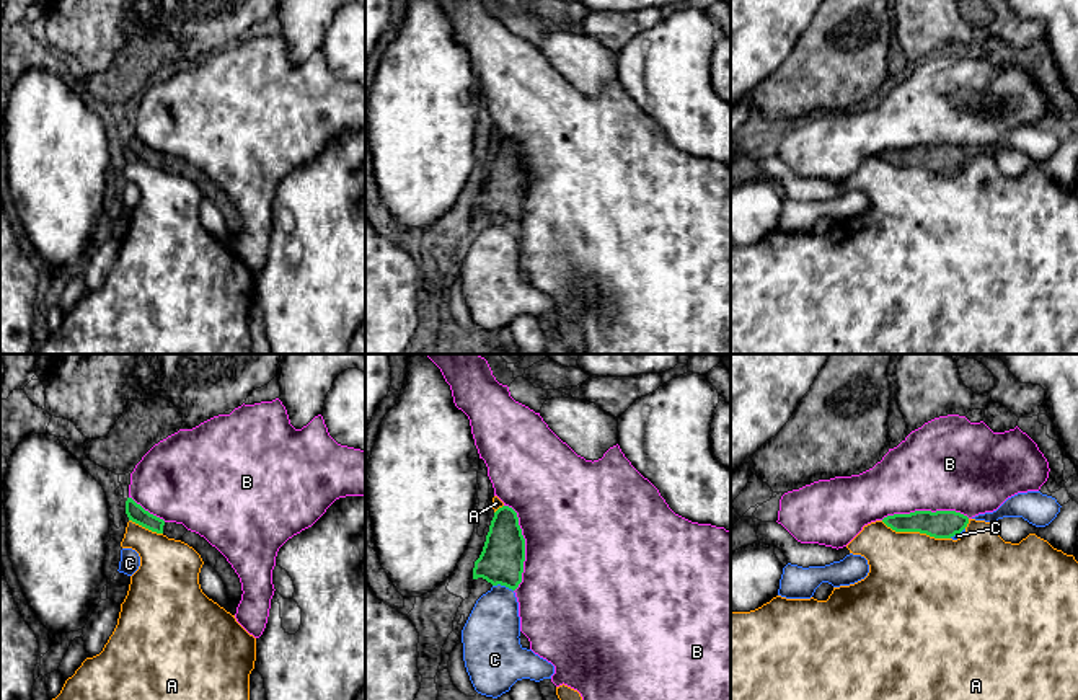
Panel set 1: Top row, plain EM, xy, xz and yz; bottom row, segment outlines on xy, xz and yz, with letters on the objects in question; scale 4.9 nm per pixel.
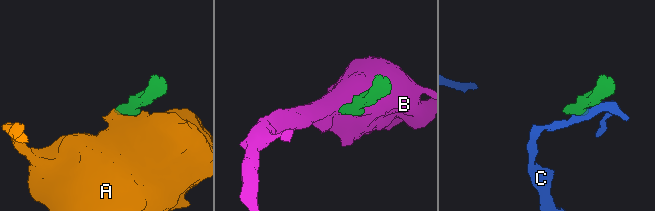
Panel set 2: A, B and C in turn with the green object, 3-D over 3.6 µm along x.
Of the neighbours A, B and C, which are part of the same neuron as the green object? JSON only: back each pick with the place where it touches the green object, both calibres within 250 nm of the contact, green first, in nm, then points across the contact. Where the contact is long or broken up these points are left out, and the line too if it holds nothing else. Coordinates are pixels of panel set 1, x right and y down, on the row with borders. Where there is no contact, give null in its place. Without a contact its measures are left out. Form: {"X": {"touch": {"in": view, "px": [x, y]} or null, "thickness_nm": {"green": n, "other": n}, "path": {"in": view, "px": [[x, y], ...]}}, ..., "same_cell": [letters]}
{"same_cell": []}

